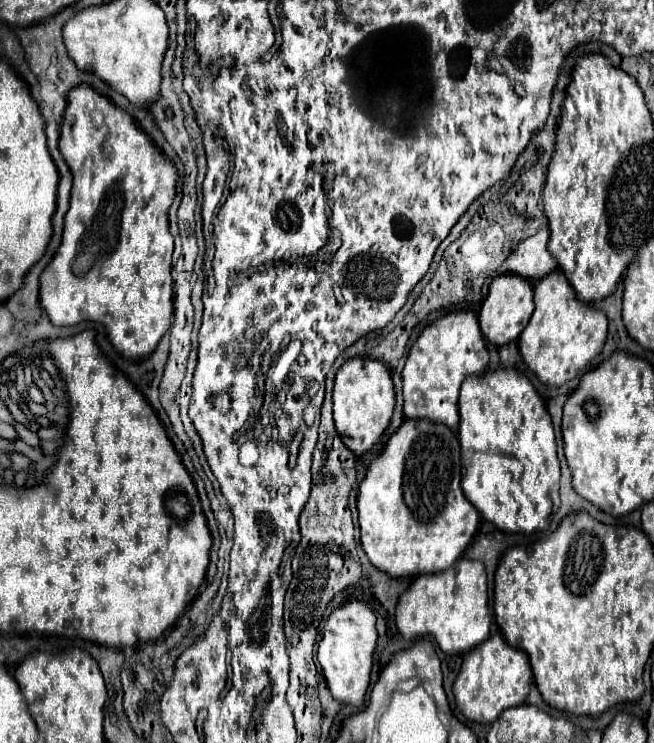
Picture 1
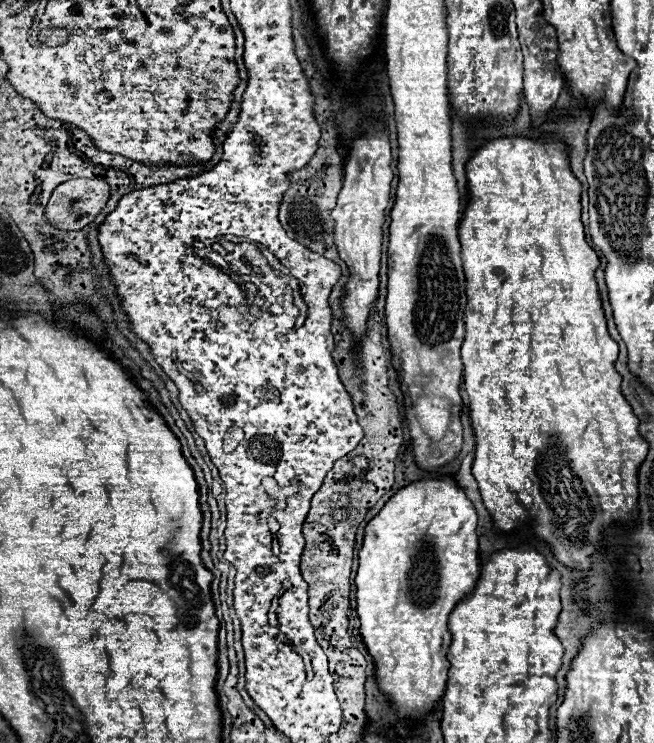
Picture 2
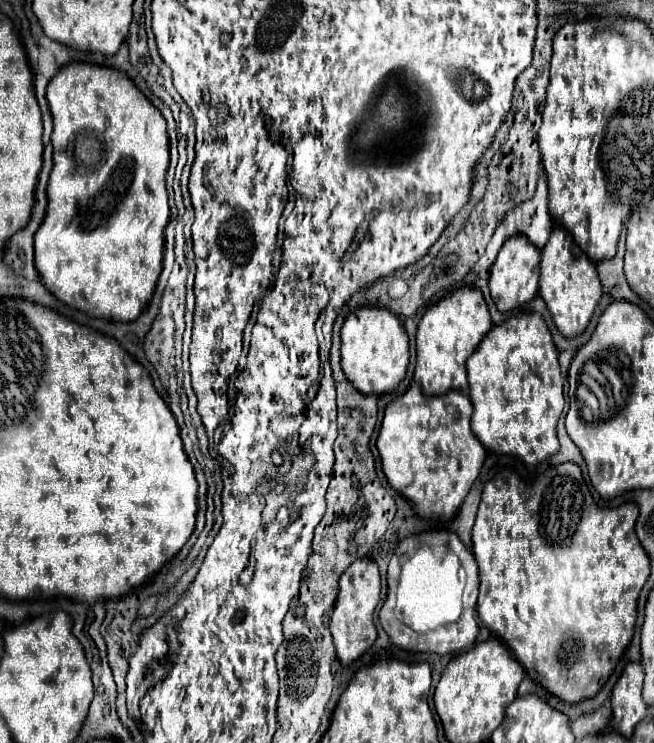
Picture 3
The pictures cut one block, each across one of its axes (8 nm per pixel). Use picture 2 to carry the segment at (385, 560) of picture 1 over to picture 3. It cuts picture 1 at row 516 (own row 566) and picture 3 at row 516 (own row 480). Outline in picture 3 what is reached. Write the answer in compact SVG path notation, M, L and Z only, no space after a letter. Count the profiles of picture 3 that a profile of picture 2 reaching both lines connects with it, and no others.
M418 382L384 410L380 436L376 440L382 470L388 484L400 492L426 520L452 520L486 458L486 448L470 430L472 404L460 392L424 396Z

